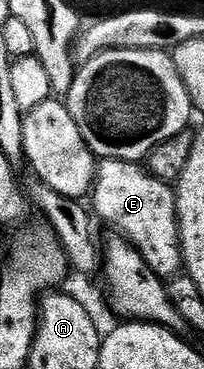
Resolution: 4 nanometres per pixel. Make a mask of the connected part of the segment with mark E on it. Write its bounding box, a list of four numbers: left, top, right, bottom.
[94,159,184,278]

